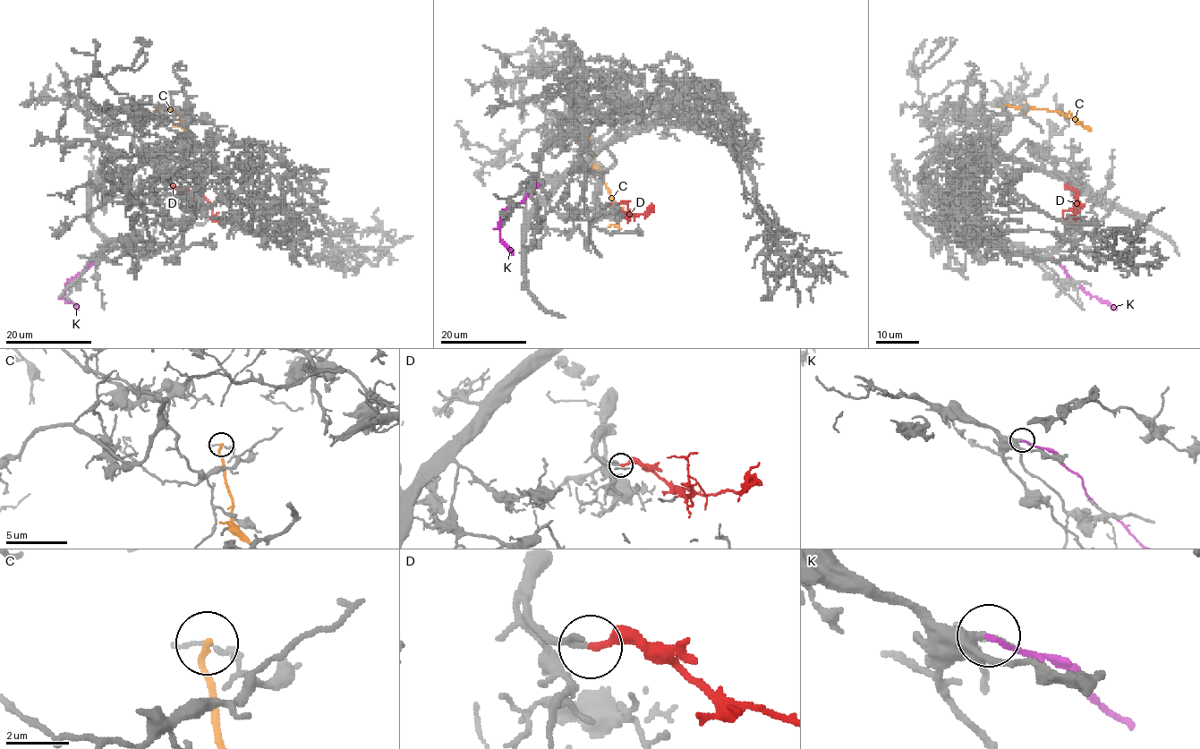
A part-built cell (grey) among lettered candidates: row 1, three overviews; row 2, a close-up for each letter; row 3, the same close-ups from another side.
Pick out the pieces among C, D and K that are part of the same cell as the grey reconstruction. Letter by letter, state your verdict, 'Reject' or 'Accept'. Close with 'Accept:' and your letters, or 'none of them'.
C: Reject
D: Accept
K: Reject
Accept: D

